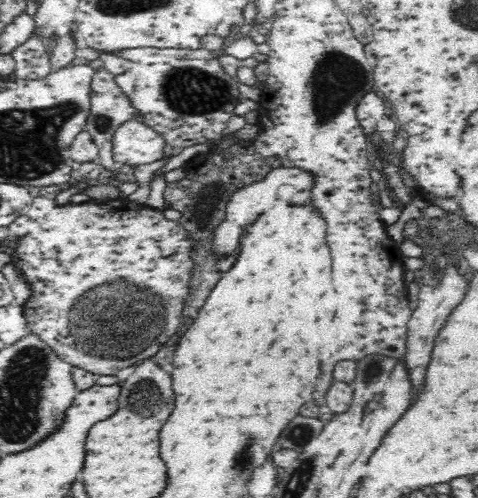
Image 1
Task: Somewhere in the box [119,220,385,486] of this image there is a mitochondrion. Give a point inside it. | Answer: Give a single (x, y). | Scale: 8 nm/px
(140, 403)

